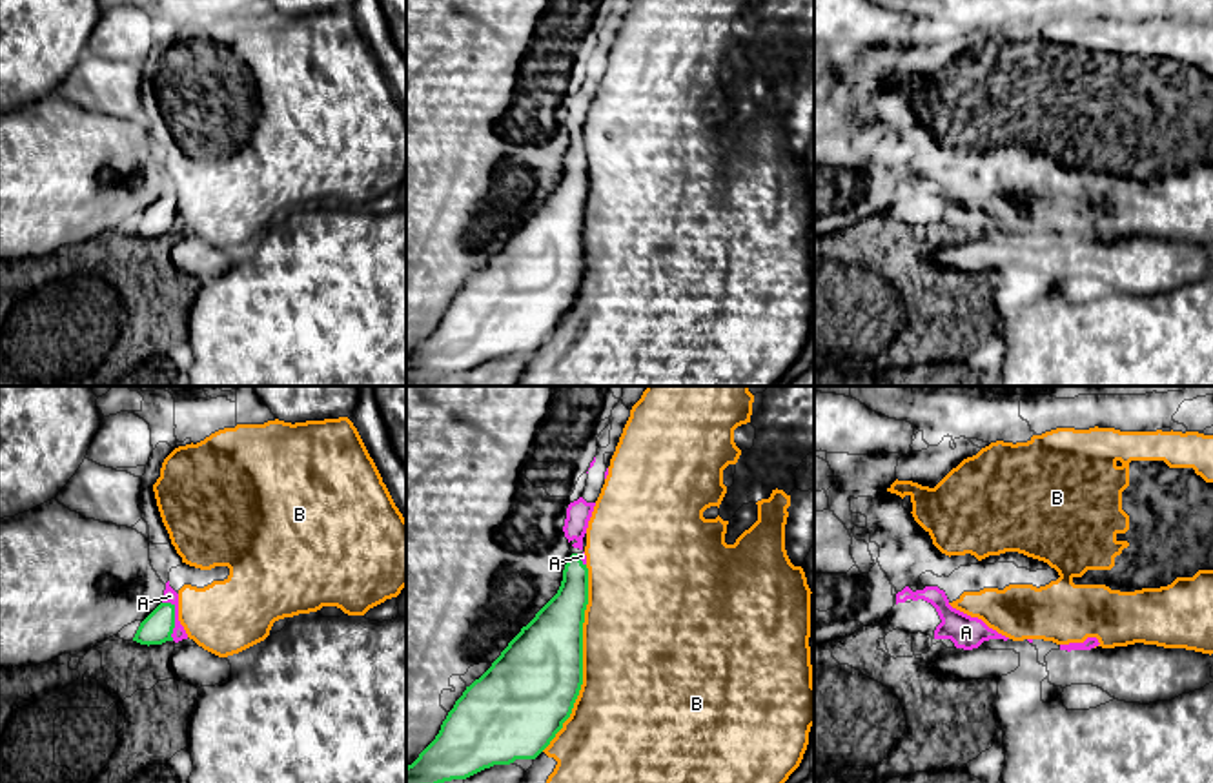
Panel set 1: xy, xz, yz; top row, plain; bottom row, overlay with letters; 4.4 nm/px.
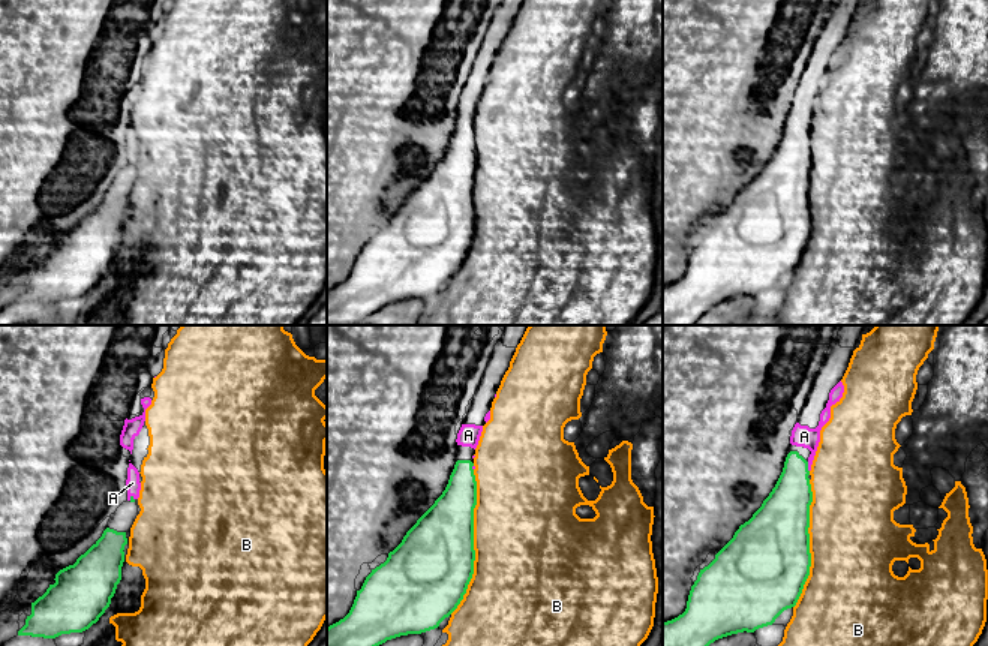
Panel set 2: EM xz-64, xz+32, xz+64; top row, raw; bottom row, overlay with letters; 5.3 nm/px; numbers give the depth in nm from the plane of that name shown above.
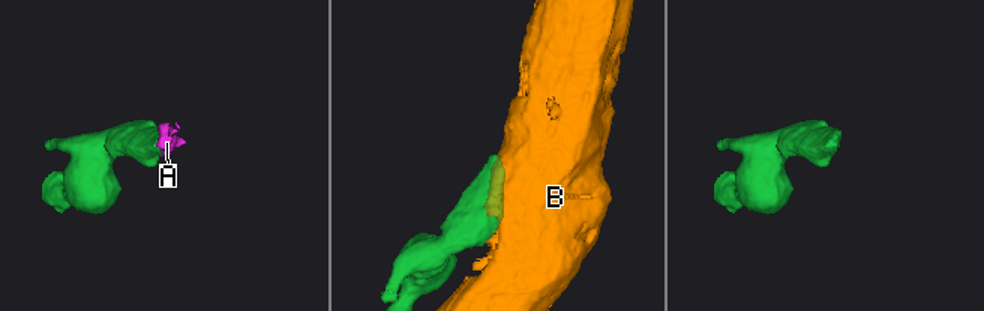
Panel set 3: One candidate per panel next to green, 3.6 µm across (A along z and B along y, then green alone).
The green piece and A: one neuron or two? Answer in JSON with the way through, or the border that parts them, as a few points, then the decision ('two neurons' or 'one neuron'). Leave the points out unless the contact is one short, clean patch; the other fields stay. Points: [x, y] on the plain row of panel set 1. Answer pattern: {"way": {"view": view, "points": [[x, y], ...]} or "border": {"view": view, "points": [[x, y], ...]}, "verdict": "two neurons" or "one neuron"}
{"verdict": "one neuron"}

